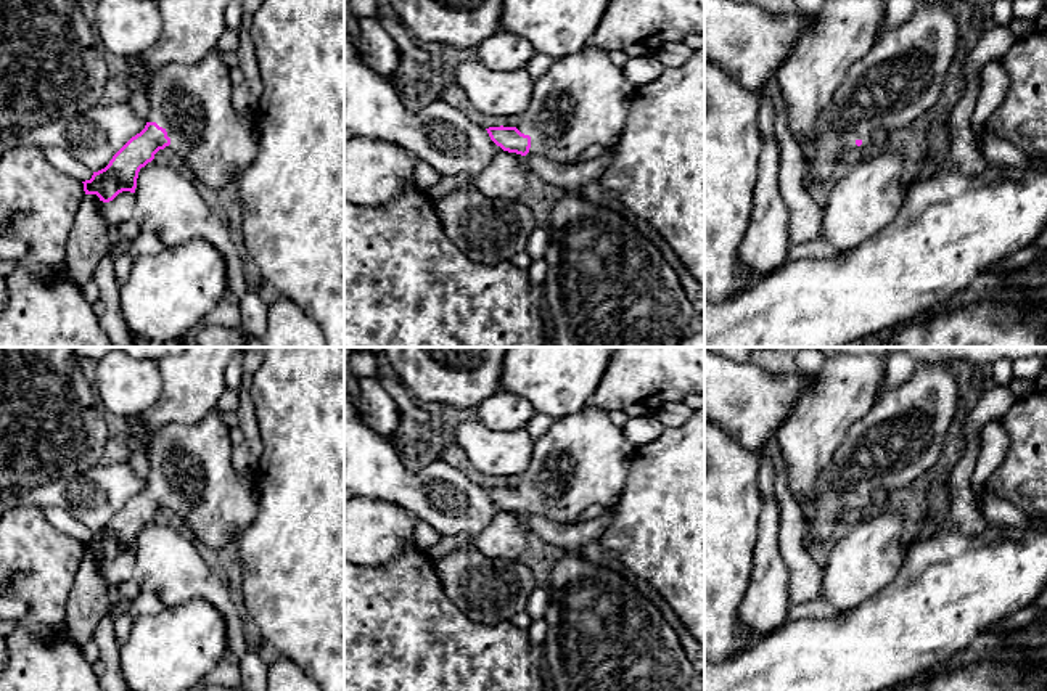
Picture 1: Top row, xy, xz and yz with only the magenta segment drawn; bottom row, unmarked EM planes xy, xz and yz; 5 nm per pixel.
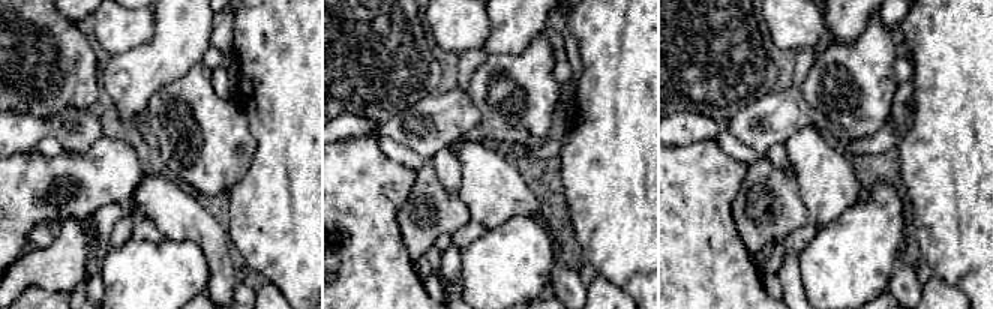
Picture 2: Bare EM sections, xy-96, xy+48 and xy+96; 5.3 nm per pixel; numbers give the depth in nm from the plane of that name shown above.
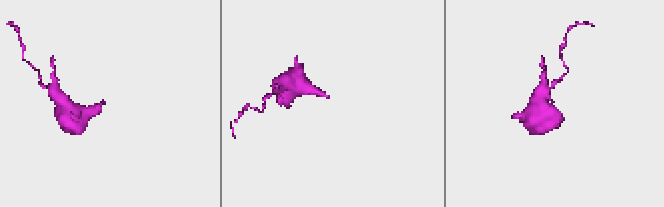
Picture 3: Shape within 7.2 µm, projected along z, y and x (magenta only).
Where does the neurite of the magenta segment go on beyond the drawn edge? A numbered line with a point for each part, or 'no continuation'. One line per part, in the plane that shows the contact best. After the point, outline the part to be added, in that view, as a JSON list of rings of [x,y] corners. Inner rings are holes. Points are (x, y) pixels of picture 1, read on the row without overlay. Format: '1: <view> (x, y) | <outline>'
1: xy (209, 500) | [[[219,408],[195,424],[175,423],[154,432],[145,455],[150,463],[148,482],[156,482],[167,492],[170,505],[164,509],[187,537],[216,550],[238,543],[259,509],[259,489],[254,476],[235,471],[230,429]]]

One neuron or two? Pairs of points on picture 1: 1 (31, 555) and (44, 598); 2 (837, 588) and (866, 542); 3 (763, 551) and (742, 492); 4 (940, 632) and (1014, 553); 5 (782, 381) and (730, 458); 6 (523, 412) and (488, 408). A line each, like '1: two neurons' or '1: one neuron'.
1: one neuron
2: one neuron
3: two neurons
4: one neuron
5: two neurons
6: one neuron

